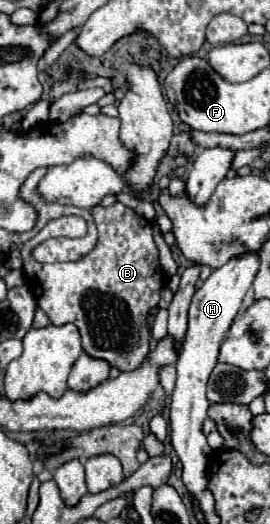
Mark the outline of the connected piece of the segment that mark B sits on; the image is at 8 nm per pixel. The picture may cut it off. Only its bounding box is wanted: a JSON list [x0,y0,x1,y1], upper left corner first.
[21,203,167,373]

